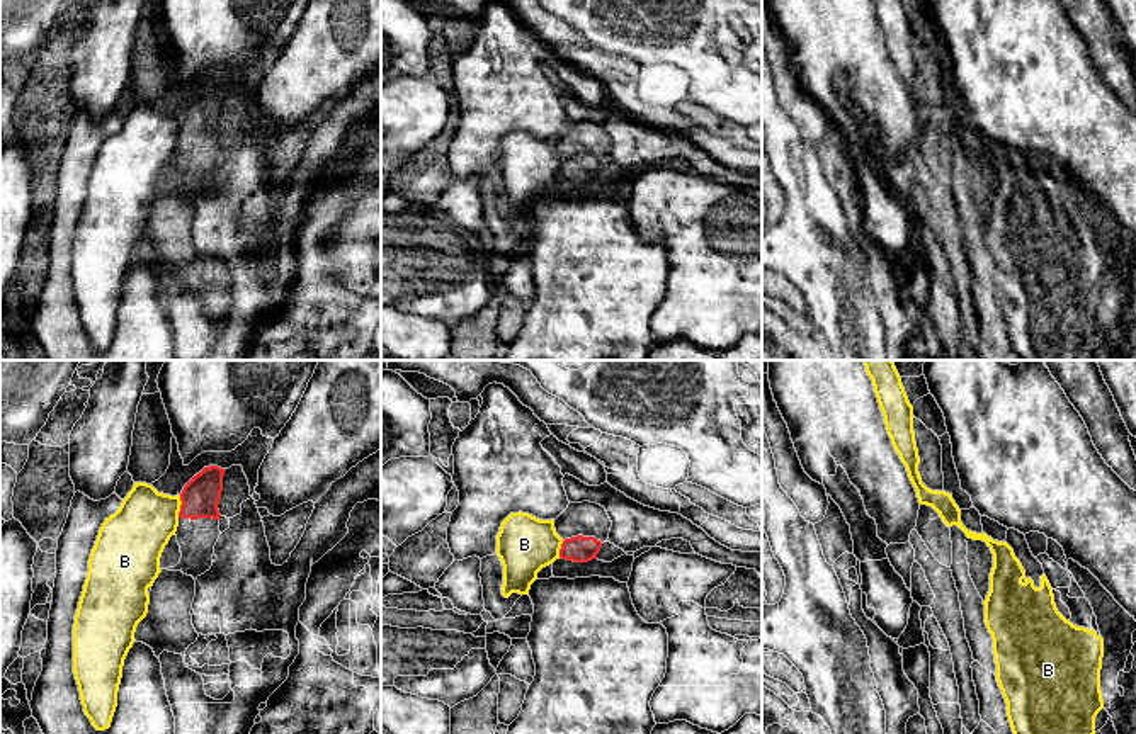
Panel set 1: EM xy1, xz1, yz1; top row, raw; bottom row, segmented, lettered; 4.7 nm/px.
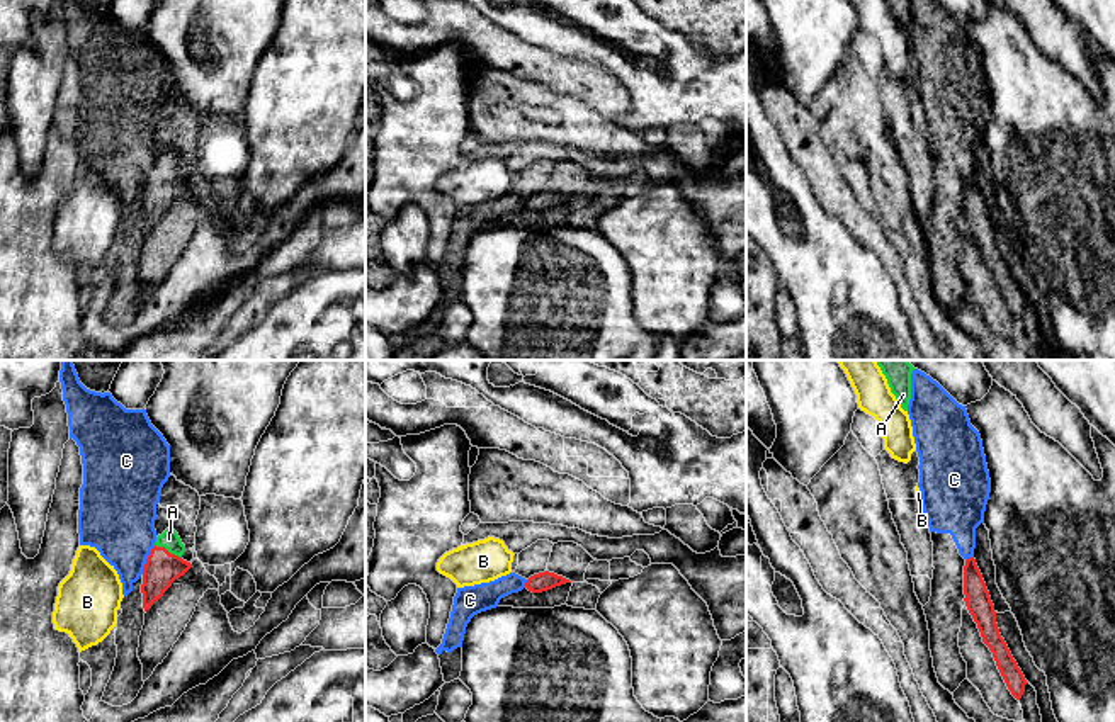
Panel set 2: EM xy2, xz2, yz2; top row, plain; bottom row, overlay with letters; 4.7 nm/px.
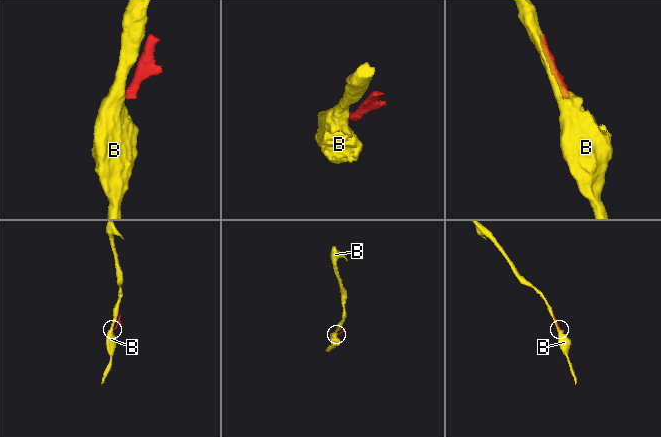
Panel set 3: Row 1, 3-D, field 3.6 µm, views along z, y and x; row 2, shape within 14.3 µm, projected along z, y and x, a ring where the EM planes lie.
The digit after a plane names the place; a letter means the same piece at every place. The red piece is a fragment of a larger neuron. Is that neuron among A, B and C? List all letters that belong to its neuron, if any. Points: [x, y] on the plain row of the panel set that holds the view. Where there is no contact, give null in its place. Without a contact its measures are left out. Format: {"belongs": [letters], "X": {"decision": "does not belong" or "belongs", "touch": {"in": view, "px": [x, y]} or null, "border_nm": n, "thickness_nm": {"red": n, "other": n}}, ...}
{"belongs": ["A"], "A": {"decision": "belongs", "touch": {"in": "xy2", "px": [167, 170]}, "border_nm": 140, "thickness_nm": {"red": 160, "other": 90}}, "B": {"decision": "does not belong", "touch": {"in": "xy1", "px": [181, 126]}, "border_nm": 110, "thickness_nm": {"red": 180, "other": 300}}, "C": {"decision": "does not belong", "touch": {"in": "xy2", "px": [147, 179]}, "border_nm": 150, "thickness_nm": {"red": 160, "other": 360}}}

